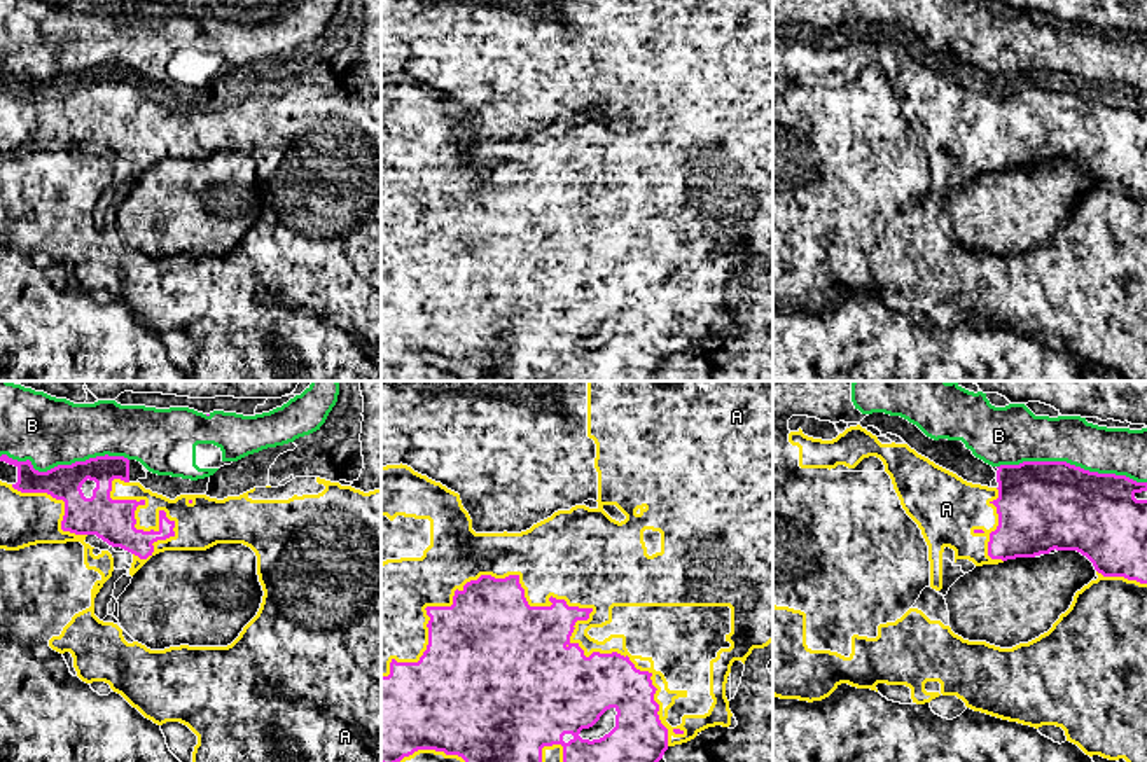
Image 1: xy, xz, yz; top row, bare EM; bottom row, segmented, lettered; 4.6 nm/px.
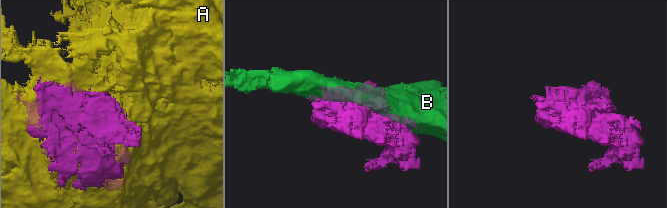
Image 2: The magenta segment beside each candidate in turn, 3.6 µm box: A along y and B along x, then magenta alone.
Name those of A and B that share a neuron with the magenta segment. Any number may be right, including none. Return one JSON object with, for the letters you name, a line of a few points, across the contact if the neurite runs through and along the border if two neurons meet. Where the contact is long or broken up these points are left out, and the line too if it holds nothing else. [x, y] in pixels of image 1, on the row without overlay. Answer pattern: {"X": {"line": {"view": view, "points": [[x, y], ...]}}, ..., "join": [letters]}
{"join": ["B"]}

